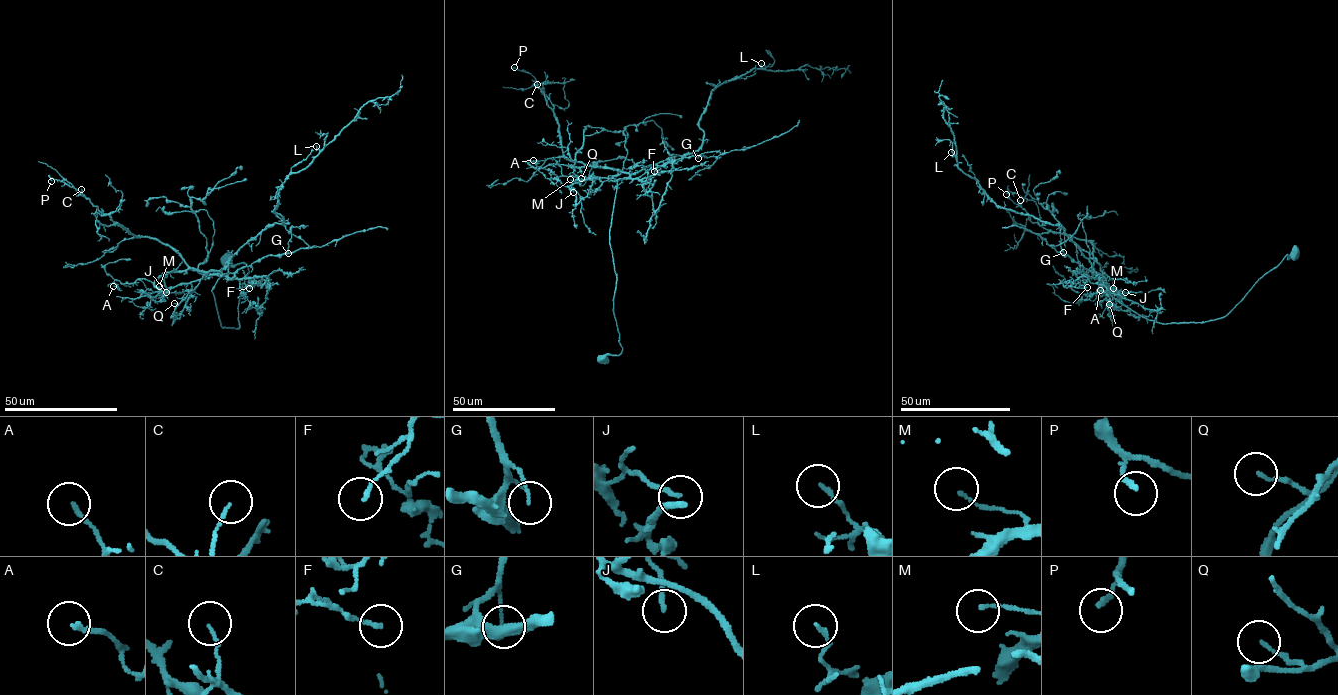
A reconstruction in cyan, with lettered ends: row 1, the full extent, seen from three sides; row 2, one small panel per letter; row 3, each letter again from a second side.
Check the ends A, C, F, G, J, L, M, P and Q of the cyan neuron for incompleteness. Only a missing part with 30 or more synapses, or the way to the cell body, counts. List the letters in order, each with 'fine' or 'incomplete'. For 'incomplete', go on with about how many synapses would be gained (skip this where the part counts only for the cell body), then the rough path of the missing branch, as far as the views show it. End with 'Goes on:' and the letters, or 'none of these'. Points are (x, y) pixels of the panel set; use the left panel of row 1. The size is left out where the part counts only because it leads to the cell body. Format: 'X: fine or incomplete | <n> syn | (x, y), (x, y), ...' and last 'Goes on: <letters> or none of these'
A: fine
C: fine
F: fine
G: fine
J: fine
L: fine
M: fine
P: fine
Q: fine
Goes on: none of these

